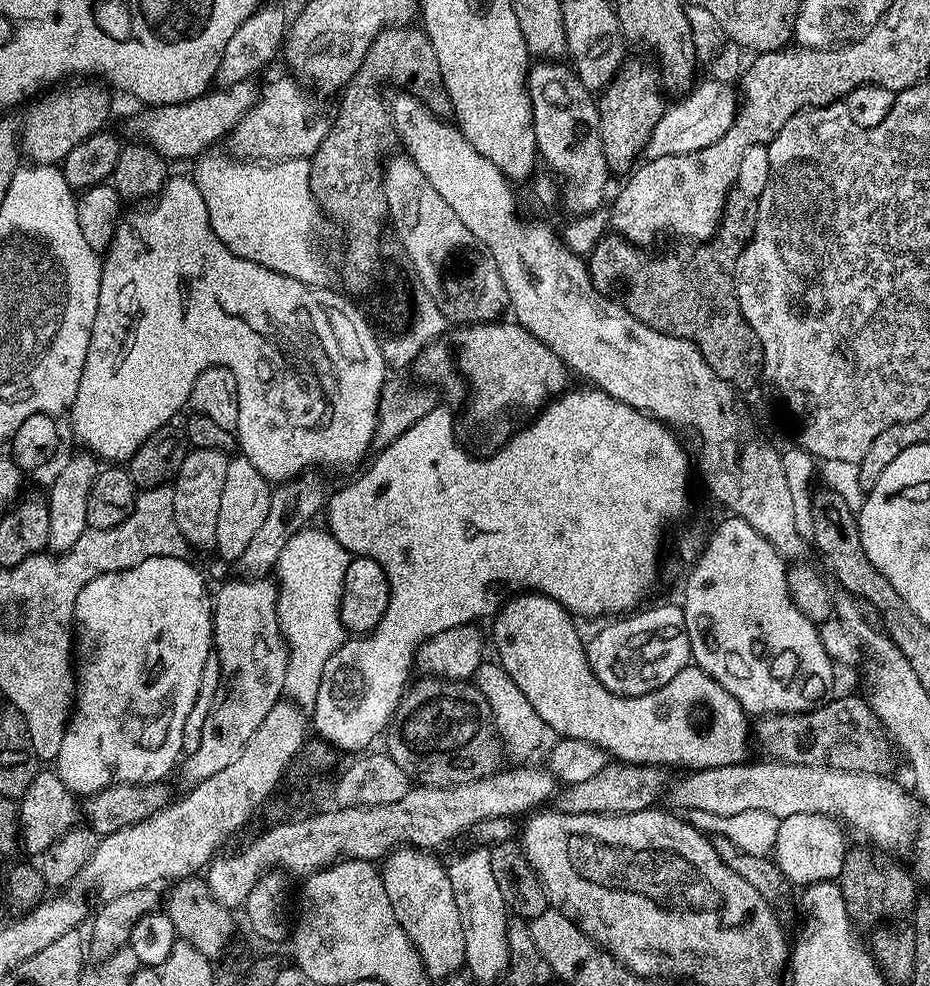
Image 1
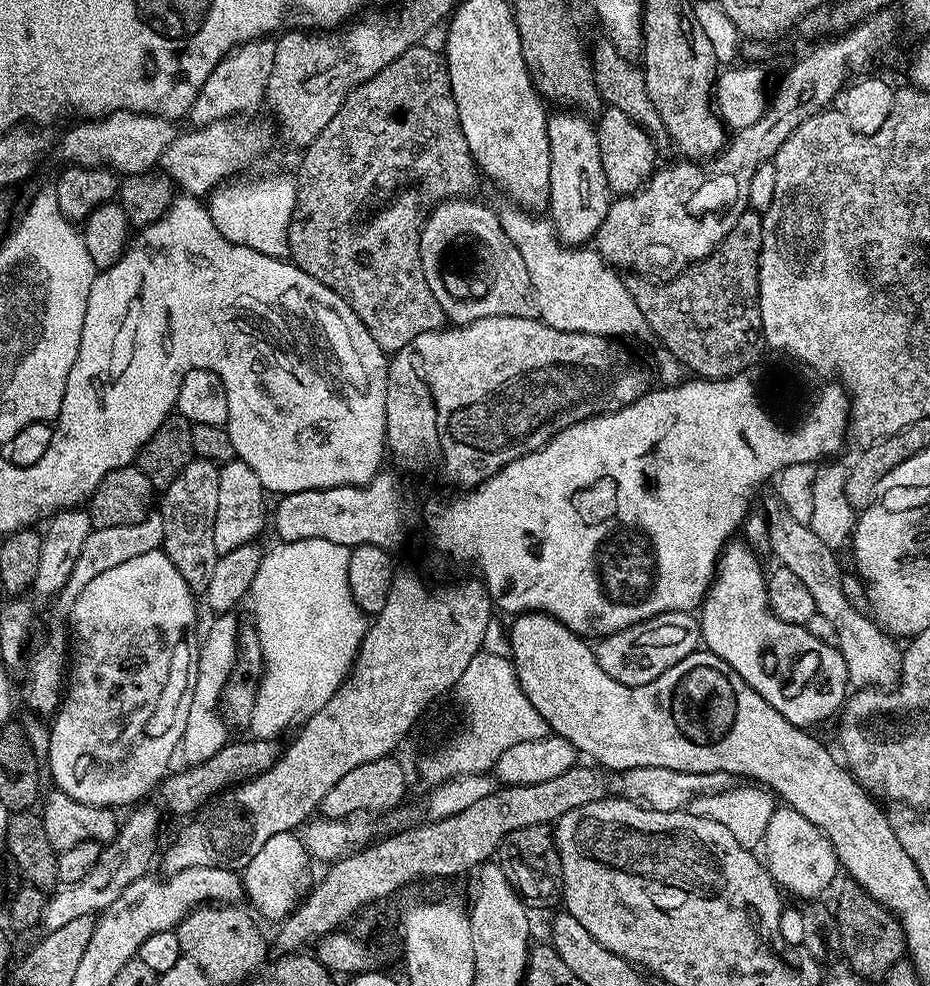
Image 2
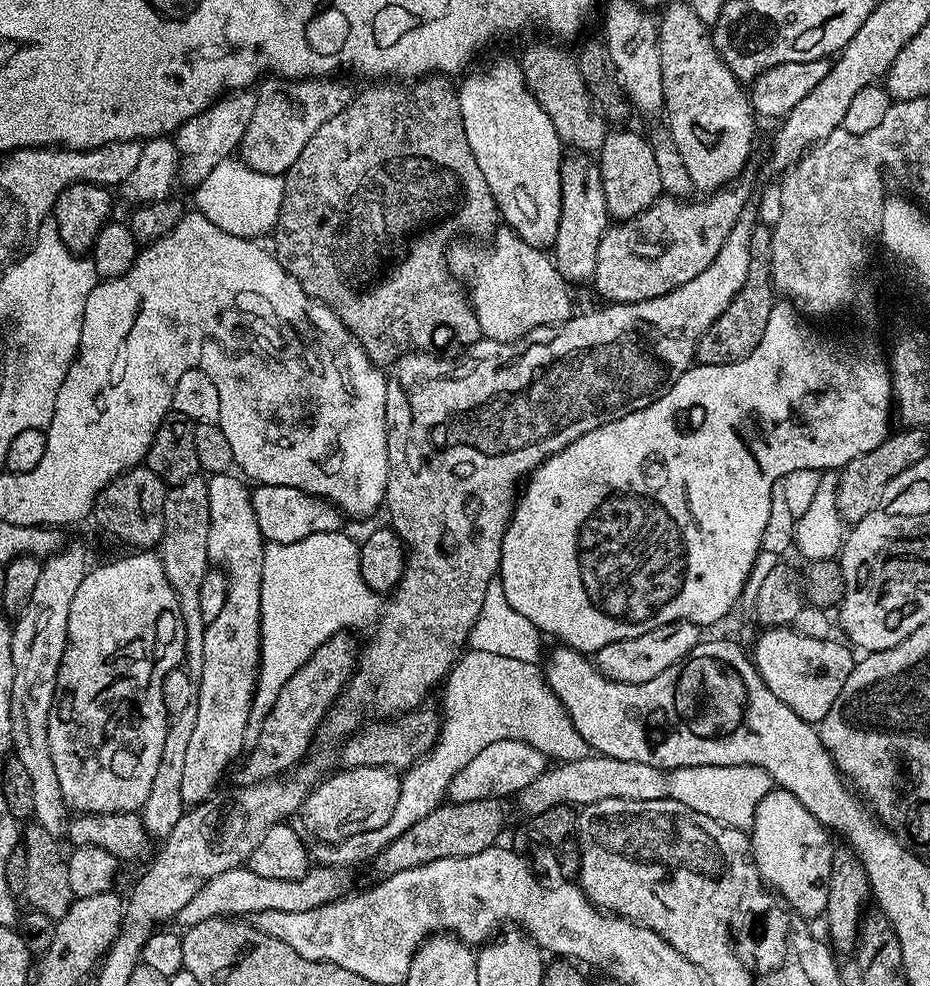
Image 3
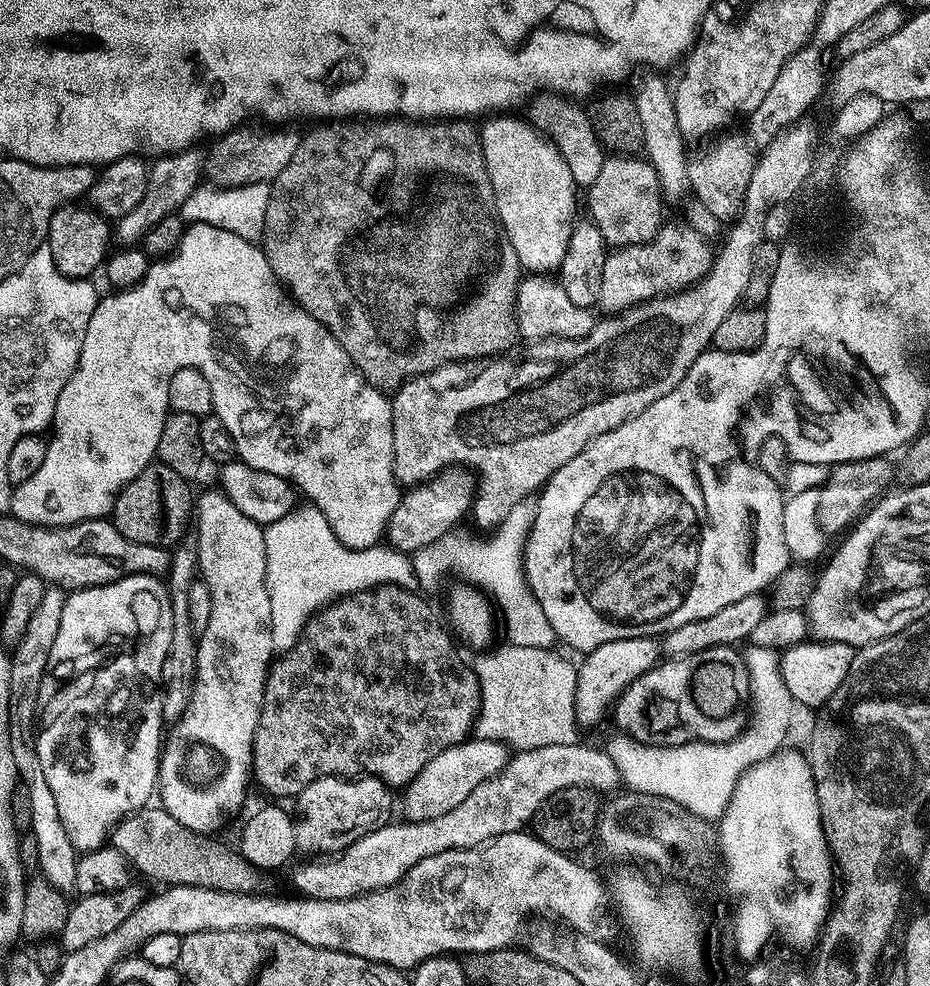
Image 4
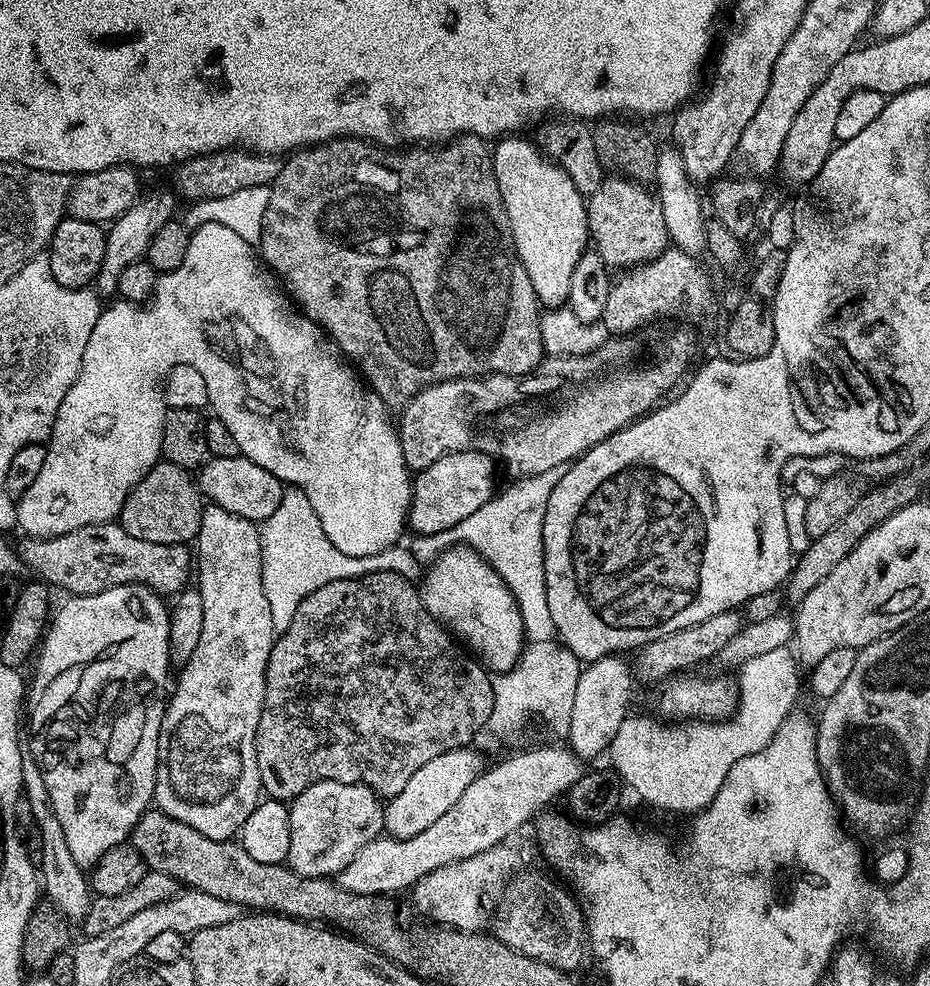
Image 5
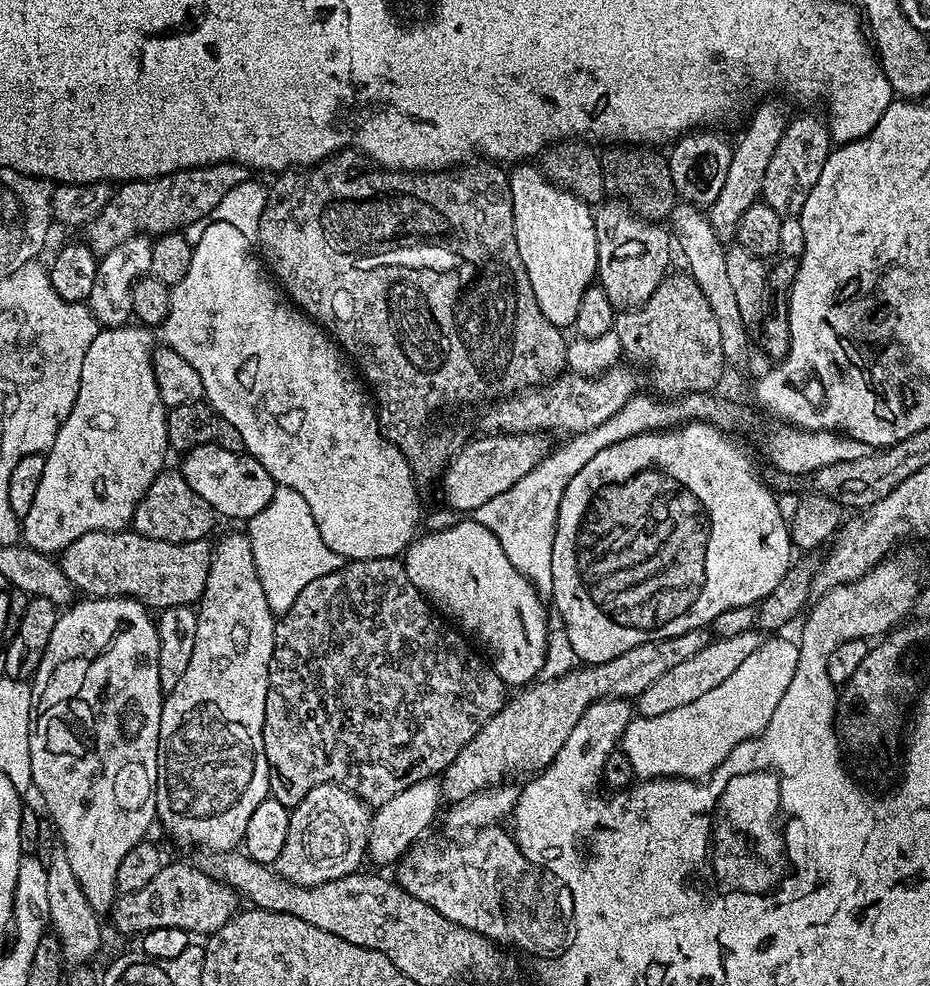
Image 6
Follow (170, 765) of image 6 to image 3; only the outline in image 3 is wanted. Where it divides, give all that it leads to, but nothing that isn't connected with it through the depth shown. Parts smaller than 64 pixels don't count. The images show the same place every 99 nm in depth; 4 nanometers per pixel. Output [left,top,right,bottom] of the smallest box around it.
[182,471,266,806]

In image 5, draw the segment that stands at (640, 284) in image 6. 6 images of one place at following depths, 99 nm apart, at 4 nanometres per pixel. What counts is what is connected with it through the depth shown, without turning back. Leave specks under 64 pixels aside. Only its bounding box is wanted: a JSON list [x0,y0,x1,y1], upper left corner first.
[587,175,670,270]

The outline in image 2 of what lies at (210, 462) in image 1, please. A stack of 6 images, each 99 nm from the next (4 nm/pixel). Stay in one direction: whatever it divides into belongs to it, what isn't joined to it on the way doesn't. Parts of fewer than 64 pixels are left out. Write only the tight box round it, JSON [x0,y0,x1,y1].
[158,458,221,594]

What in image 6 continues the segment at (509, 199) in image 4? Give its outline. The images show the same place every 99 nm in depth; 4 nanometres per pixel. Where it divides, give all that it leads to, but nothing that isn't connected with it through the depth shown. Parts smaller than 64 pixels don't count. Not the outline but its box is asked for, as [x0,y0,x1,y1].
[508,163,597,330]

